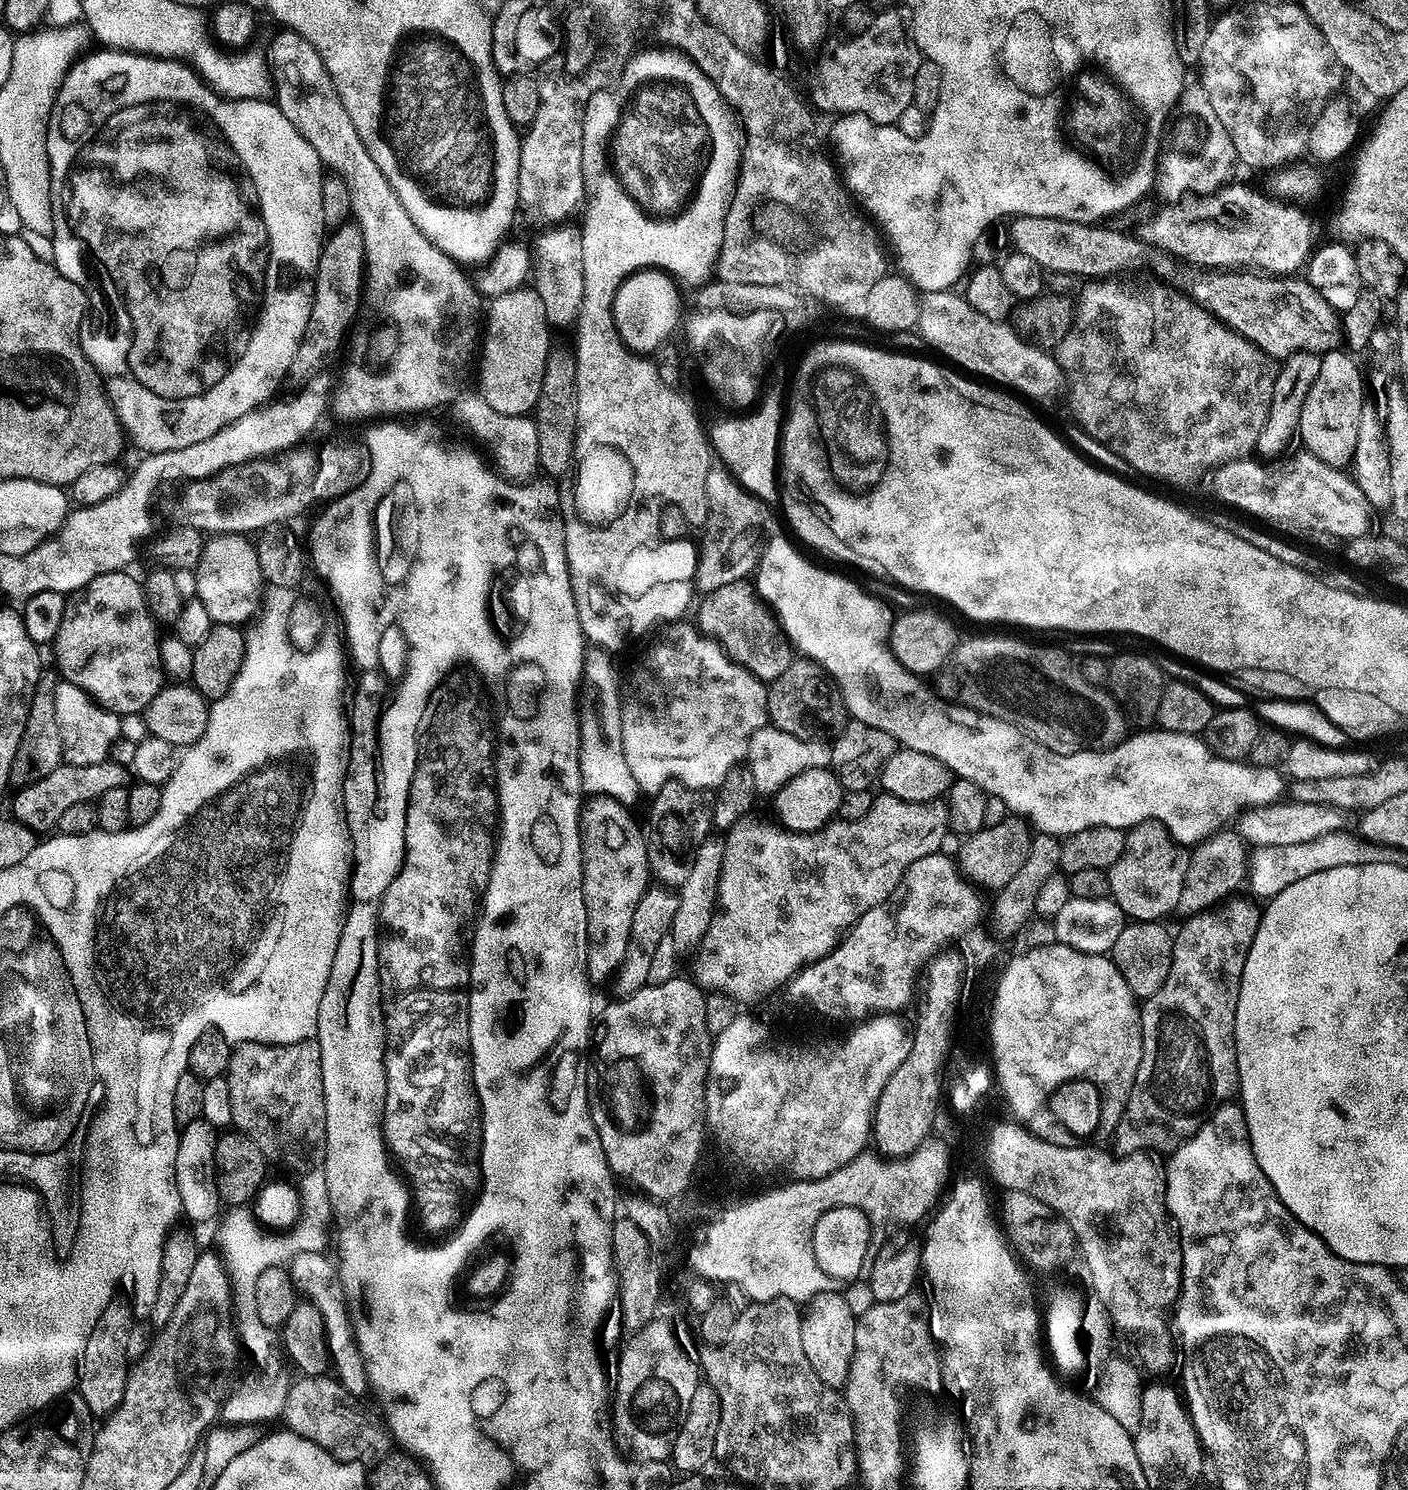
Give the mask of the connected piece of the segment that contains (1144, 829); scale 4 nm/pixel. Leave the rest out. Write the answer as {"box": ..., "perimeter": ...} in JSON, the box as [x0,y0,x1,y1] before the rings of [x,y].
{"box":[1107,820,1189,921],"perimeter":[[[1147,820],[1141,824],[1135,824],[1132,828],[1127,829],[1124,837],[1124,849],[1118,858],[1118,862],[1114,862],[1114,866],[1107,869],[1110,890],[1112,891],[1110,899],[1123,910],[1129,921],[1163,921],[1168,918],[1164,916],[1170,915],[1172,911],[1175,913],[1179,909],[1182,890],[1186,882],[1188,857],[1189,853],[1173,840],[1171,834],[1158,821]]]}

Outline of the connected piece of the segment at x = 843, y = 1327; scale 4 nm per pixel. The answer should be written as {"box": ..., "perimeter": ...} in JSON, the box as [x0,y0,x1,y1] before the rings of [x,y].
{"box":[802,1291,857,1390],"perimeter":[[[839,1291],[823,1292],[807,1301],[802,1312],[802,1346],[806,1349],[806,1358],[814,1366],[814,1374],[826,1382],[826,1386],[837,1390],[848,1383],[848,1372],[856,1354],[854,1330],[857,1318],[850,1312],[846,1298]]]}

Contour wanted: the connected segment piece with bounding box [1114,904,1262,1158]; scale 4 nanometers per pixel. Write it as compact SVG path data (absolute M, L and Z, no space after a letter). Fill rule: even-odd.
M1248 904L1238 909L1234 916L1226 921L1209 911L1198 912L1187 917L1188 920L1180 929L1175 929L1172 937L1172 961L1170 974L1166 974L1166 982L1162 982L1162 990L1158 994L1147 997L1140 1010L1140 1029L1142 1030L1142 1062L1138 1062L1138 1074L1134 1078L1134 1086L1130 1090L1130 1098L1126 1102L1126 1110L1116 1127L1114 1152L1117 1157L1133 1156L1136 1152L1145 1154L1171 1154L1182 1143L1189 1140L1200 1129L1202 1121L1221 1104L1231 1101L1237 1095L1240 1079L1238 1078L1238 1062L1236 1061L1236 1011L1238 1010L1238 994L1242 982L1242 970L1246 966L1246 954L1254 942L1254 934L1260 925L1261 909Z

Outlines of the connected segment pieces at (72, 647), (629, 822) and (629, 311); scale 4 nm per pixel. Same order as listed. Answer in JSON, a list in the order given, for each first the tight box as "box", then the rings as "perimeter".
[{"box":[54,570,166,716],"perimeter":[[[121,570],[98,574],[82,589],[82,594],[73,602],[65,603],[62,614],[62,626],[58,626],[58,634],[54,641],[56,662],[60,666],[58,672],[69,684],[77,684],[84,692],[94,697],[106,708],[120,716],[143,713],[146,706],[166,683],[166,673],[160,661],[161,633],[152,619],[152,612],[144,597],[144,585],[139,579],[131,576],[131,571]]]},{"box":[580,796,650,986],"perimeter":[[[593,796],[585,803],[580,816],[580,837],[584,877],[582,890],[586,898],[588,931],[588,979],[599,986],[619,973],[627,958],[632,937],[634,906],[650,887],[648,841],[625,805],[609,796]]]},{"box":[612,269,680,354],"perimeter":[[[641,269],[620,284],[612,313],[615,329],[632,352],[650,354],[648,352],[658,350],[668,340],[680,318],[680,296],[676,287],[677,283],[663,269]]]}]

